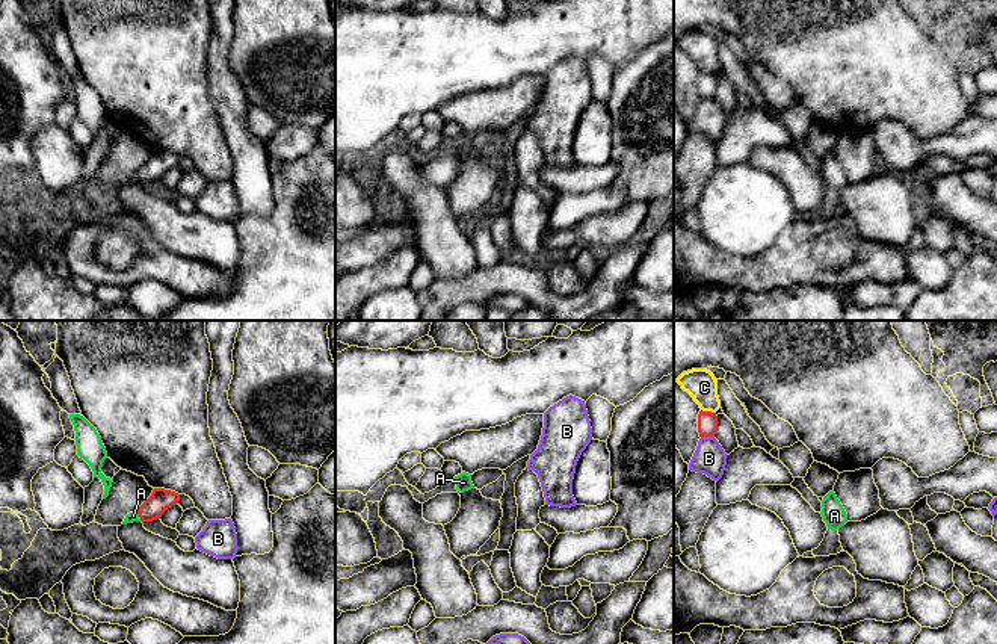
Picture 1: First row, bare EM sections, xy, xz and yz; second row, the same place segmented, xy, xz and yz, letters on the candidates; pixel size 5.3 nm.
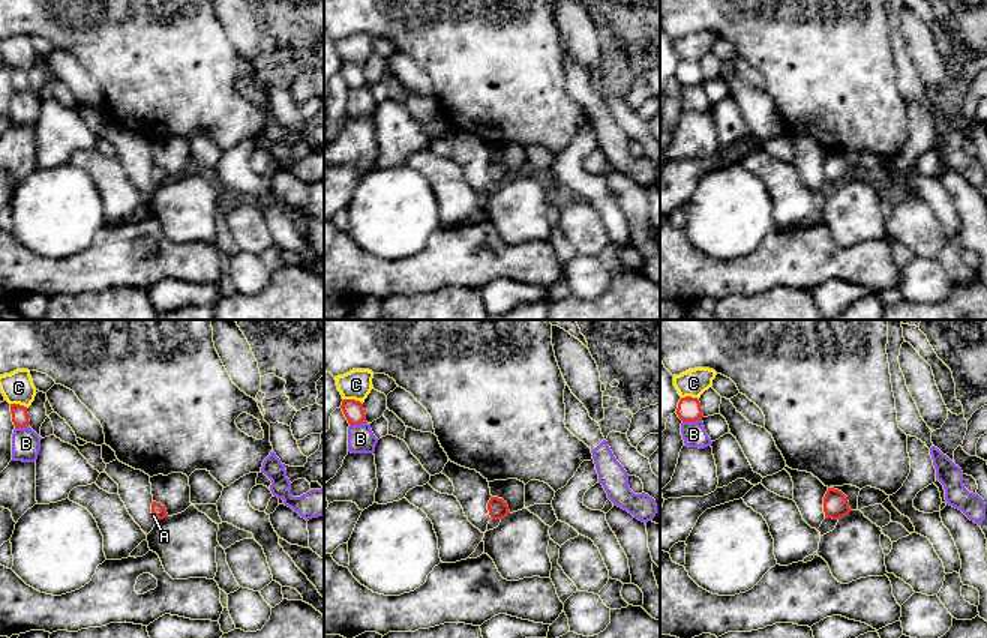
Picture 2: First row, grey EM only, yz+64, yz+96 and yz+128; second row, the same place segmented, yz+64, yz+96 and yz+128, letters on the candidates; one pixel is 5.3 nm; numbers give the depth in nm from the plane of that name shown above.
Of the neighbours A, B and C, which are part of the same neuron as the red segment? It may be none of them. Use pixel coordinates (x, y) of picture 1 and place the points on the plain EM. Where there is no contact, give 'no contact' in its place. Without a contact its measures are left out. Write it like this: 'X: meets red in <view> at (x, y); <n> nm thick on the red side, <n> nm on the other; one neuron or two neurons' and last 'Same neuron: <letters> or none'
A: meets red in xy at (139, 177); 120 nm thick on the red side, 50 nm on the other; two neurons
B: meets red in yz at (707, 97); 110 nm thick on the red side, 170 nm on the other; two neurons
C: meets red in yz at (709, 73); 110 nm thick on the red side, 160 nm on the other; two neurons
Same neuron: none

